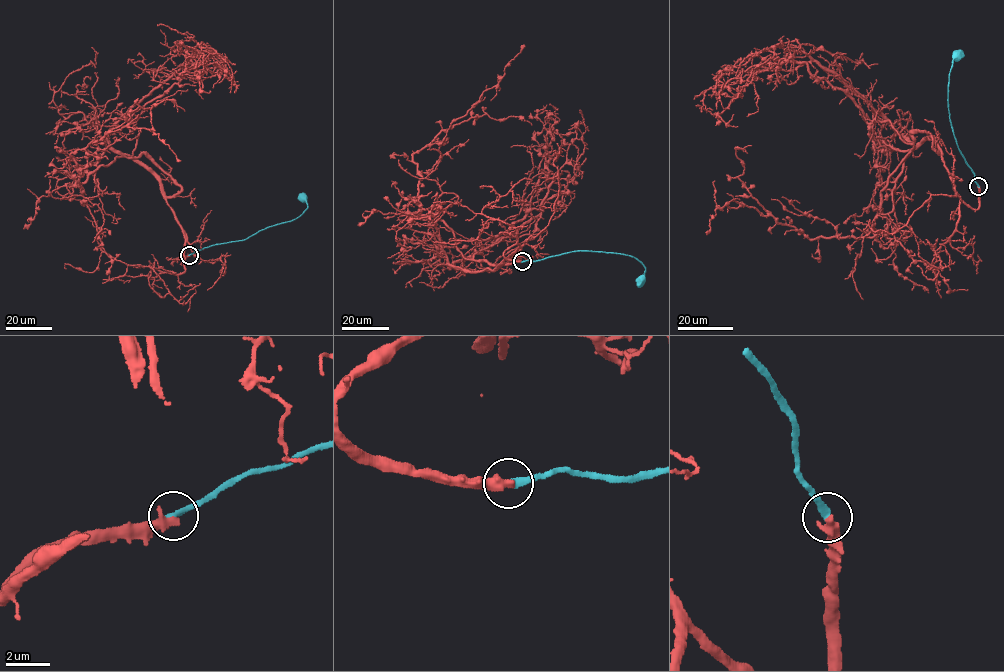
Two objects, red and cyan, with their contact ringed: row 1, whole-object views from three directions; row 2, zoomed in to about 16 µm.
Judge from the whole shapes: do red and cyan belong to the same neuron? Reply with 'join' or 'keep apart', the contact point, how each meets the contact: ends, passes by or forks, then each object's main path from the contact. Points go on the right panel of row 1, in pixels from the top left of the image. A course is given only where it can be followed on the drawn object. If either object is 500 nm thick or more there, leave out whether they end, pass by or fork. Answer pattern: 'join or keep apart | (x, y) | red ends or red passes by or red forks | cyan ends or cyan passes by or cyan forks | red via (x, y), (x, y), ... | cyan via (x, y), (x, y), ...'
keep apart | (978, 186) | red ends | cyan ends | red via (978, 186), (979, 206), (960, 200), (932, 268), (890, 233), (810, 239), (747, 205), (716, 209), (706, 233) | cyan via (978, 186), (958, 148), (949, 115), (949, 72), (952, 59), (958, 56)

